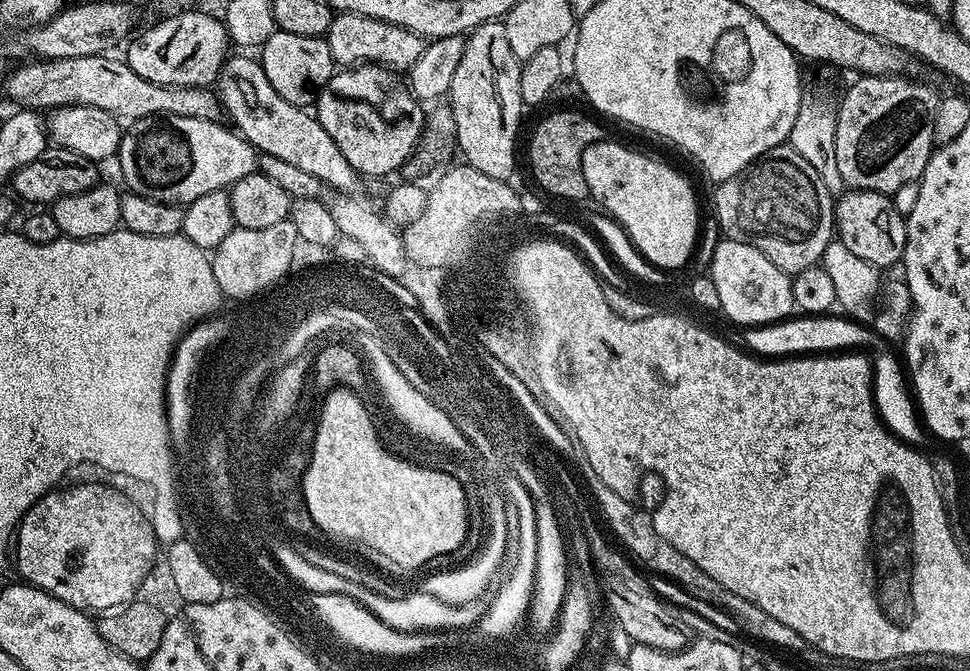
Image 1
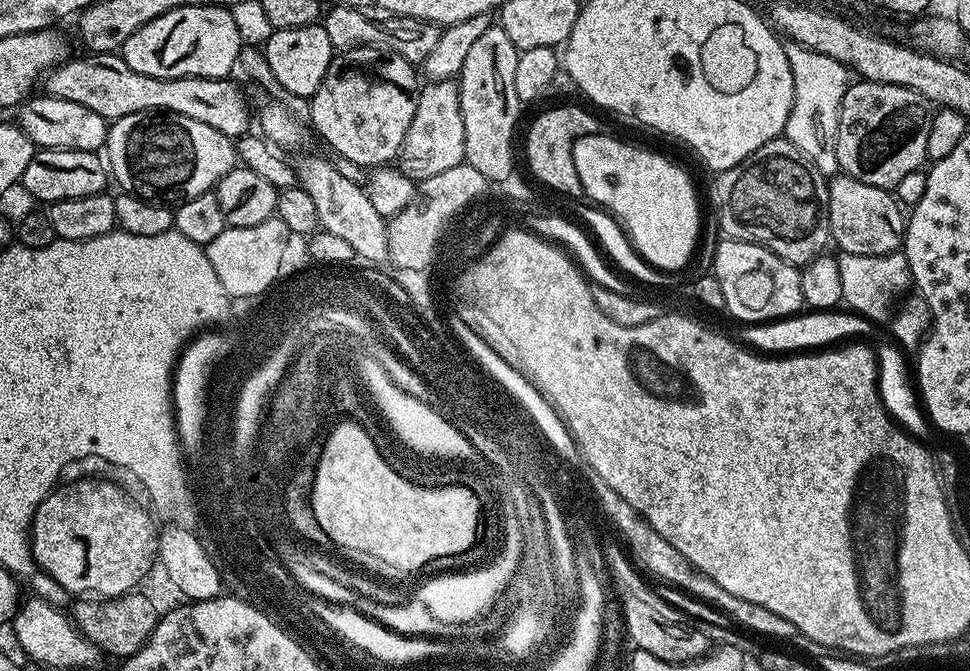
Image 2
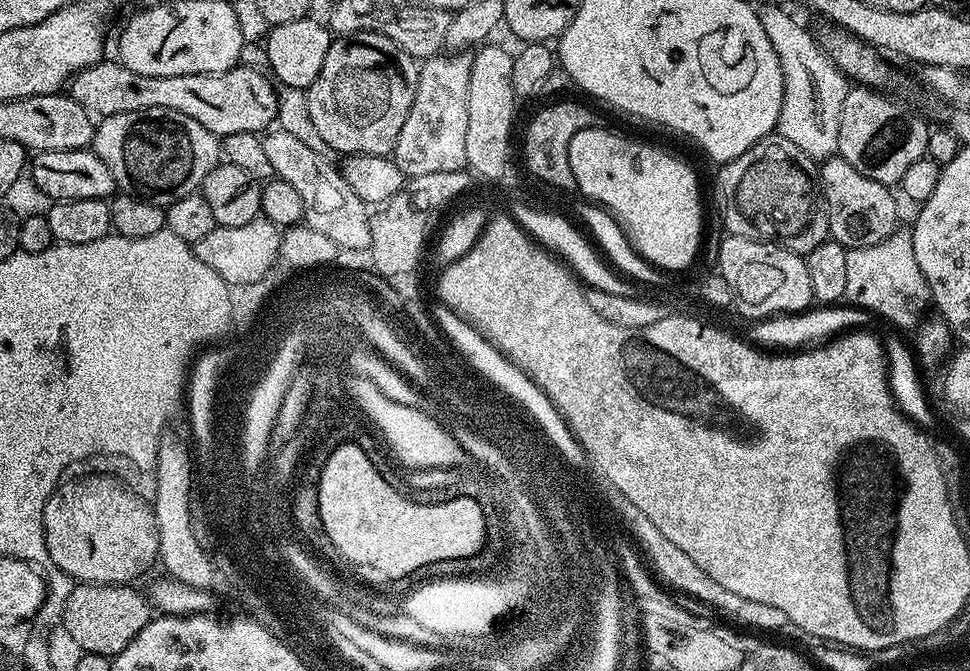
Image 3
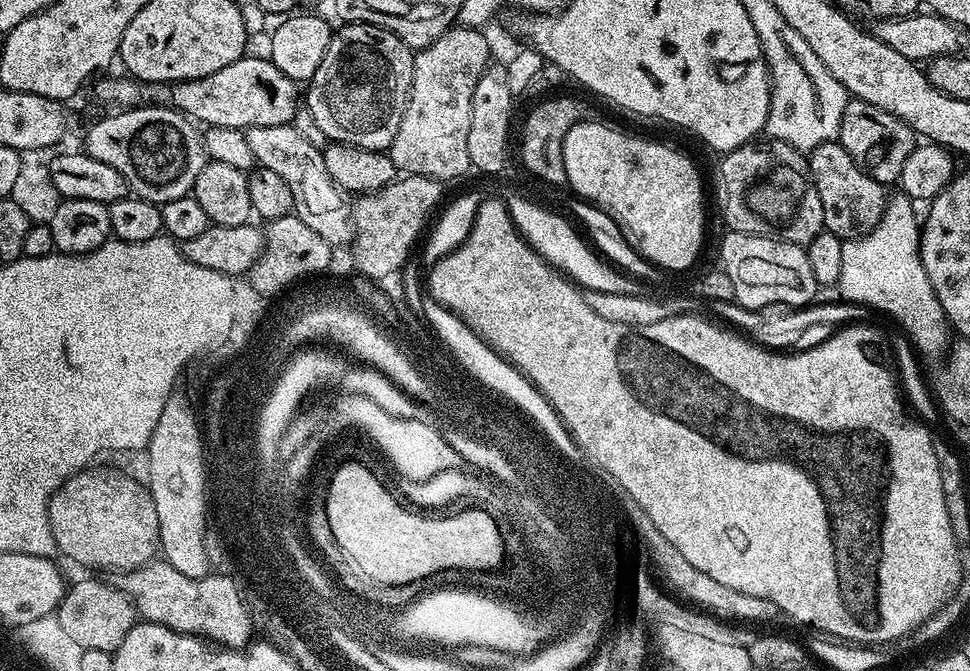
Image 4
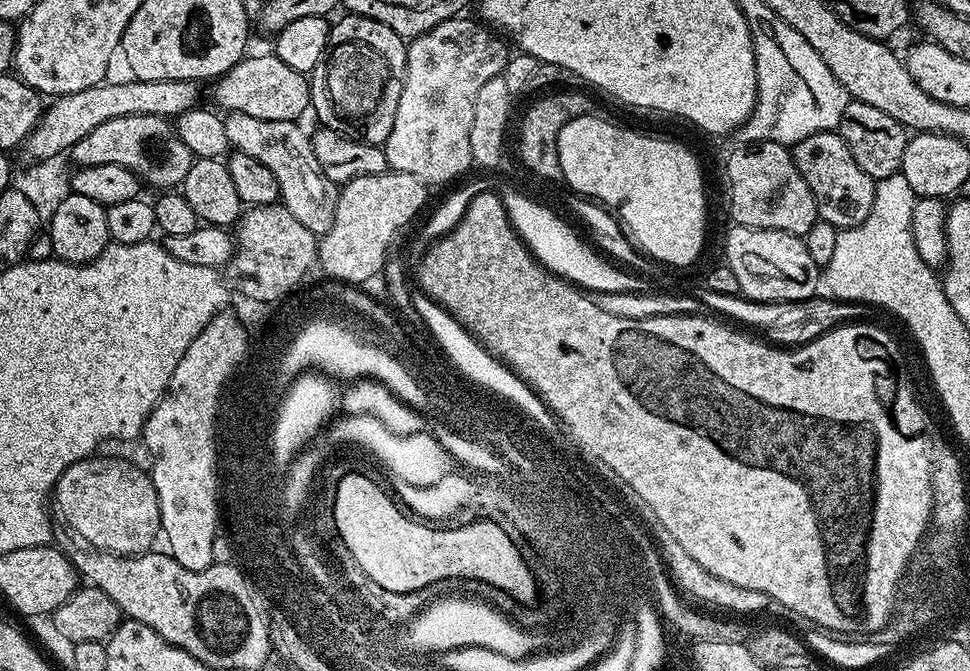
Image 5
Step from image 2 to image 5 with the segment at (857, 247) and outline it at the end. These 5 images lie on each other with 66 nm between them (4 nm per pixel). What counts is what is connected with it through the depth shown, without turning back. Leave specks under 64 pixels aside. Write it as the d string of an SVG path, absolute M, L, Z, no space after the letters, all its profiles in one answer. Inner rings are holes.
M839 131L810 134L810 138L802 138L797 144L791 145L790 151L794 158L794 166L798 166L798 174L806 178L806 186L810 186L810 190L816 196L816 215L819 219L830 222L837 230L853 228L866 222L866 214L870 214L870 206L874 206L876 181L860 169L858 162L854 162L854 154L850 154L850 146L846 146Z

